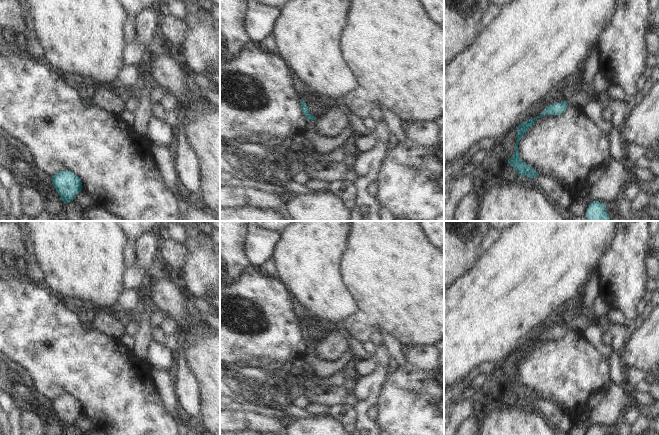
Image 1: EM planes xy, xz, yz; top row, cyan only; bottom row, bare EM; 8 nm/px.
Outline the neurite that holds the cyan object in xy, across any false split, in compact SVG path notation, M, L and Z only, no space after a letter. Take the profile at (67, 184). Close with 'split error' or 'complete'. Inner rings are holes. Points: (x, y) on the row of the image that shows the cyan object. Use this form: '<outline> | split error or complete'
M59 171L52 176L51 181L64 203L73 201L82 190L81 180L72 171Z | complete

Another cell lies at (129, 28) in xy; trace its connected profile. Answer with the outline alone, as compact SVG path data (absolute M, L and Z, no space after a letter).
M128 14L124 22L123 37L126 45L134 41L135 32L136 32L135 18L136 18L136 15Z

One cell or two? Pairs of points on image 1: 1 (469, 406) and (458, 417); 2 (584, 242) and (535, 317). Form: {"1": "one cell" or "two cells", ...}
{"1": "one cell", "2": "one cell"}

